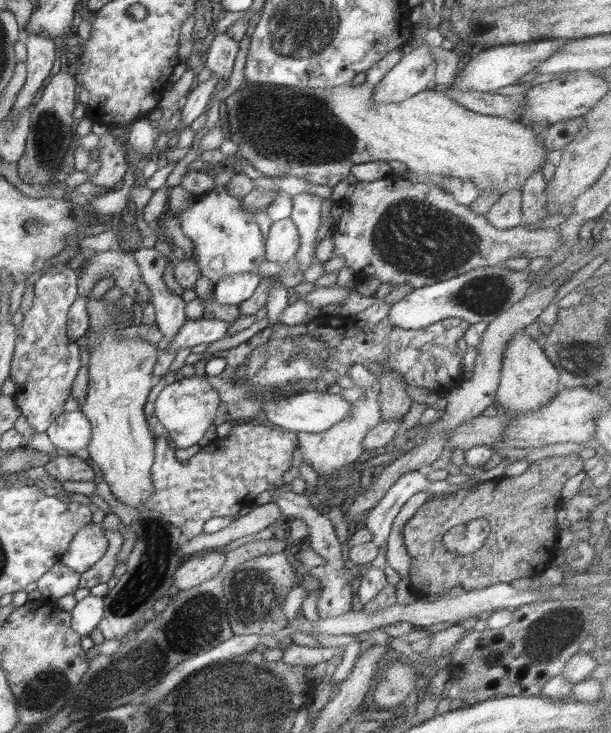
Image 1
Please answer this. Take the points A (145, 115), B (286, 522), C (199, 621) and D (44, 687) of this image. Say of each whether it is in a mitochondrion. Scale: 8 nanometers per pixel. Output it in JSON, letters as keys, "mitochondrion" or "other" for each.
{"A":"other","B":"other","C":"mitochondrion","D":"mitochondrion"}

